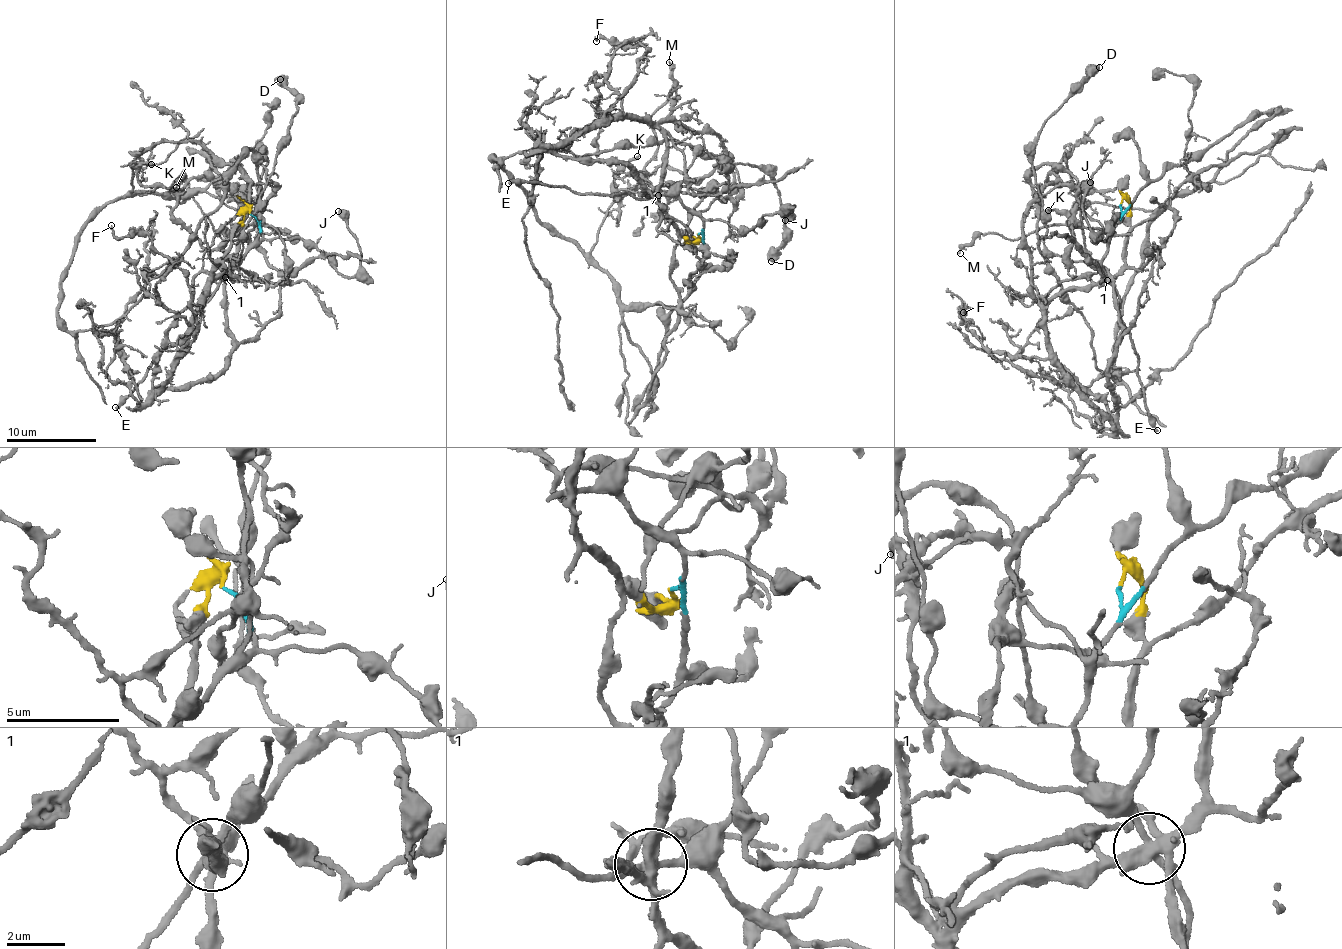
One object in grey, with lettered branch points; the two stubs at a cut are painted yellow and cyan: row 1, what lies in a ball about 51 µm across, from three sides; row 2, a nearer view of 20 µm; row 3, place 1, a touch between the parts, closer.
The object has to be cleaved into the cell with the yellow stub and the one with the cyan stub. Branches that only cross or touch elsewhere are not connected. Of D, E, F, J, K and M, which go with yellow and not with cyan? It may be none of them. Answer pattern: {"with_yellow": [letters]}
{"with_yellow": ["F"]}

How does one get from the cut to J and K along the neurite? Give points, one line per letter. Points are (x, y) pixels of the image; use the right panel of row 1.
J: (1120, 204), (1120, 220), (1114, 227), (1113, 214), (1104, 240), (1084, 211), (1091, 182)
K: (1120, 204), (1120, 216), (1101, 262), (1092, 265), (1076, 246), (1068, 224), (1077, 225), (1057, 212), (1047, 210)

